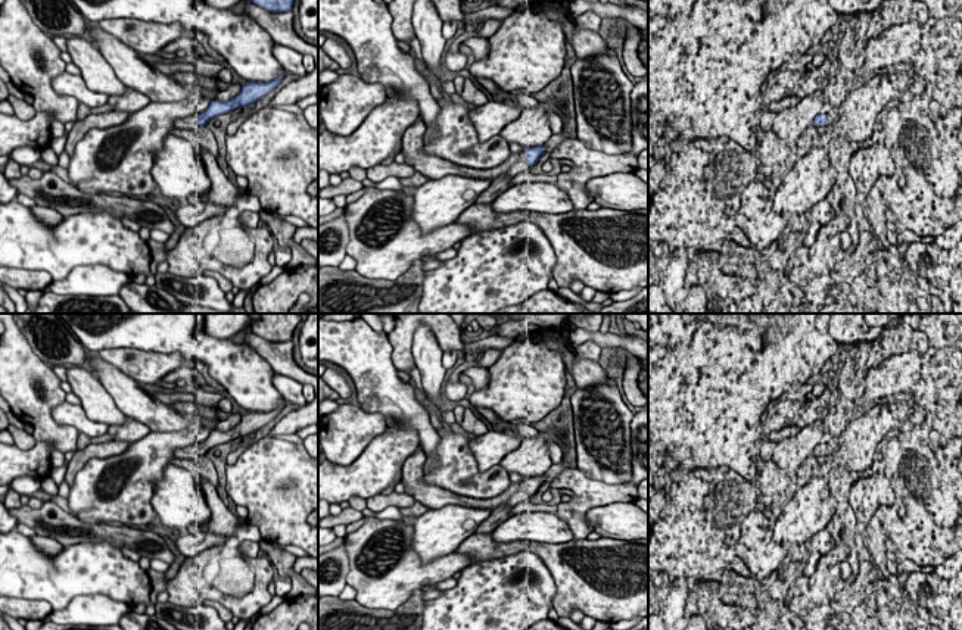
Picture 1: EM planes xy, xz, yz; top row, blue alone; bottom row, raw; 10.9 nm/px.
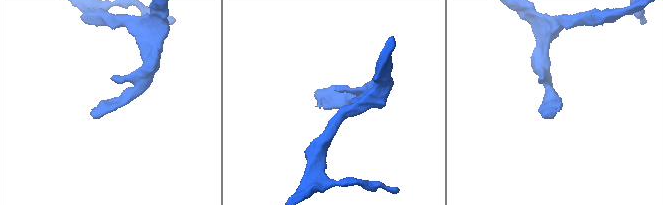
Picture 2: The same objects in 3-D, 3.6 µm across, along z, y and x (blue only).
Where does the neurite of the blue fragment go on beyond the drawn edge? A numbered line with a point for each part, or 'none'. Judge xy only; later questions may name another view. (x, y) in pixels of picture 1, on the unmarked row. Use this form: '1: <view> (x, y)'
1: xy (187, 452)

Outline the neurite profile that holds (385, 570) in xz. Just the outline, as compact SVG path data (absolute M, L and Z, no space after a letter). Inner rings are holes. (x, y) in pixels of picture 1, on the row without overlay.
M365 517L357 531L348 533L346 583L357 592L359 605L396 611L417 590L471 565L471 556L457 552L423 564L412 549L412 537L412 524L376 517Z

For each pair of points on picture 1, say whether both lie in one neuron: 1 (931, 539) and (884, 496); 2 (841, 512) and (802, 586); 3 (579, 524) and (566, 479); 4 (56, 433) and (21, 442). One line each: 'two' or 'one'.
1: two
2: one
3: one
4: two

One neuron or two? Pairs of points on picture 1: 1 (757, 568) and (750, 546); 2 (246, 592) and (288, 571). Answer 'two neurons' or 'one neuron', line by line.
1: one neuron
2: two neurons

